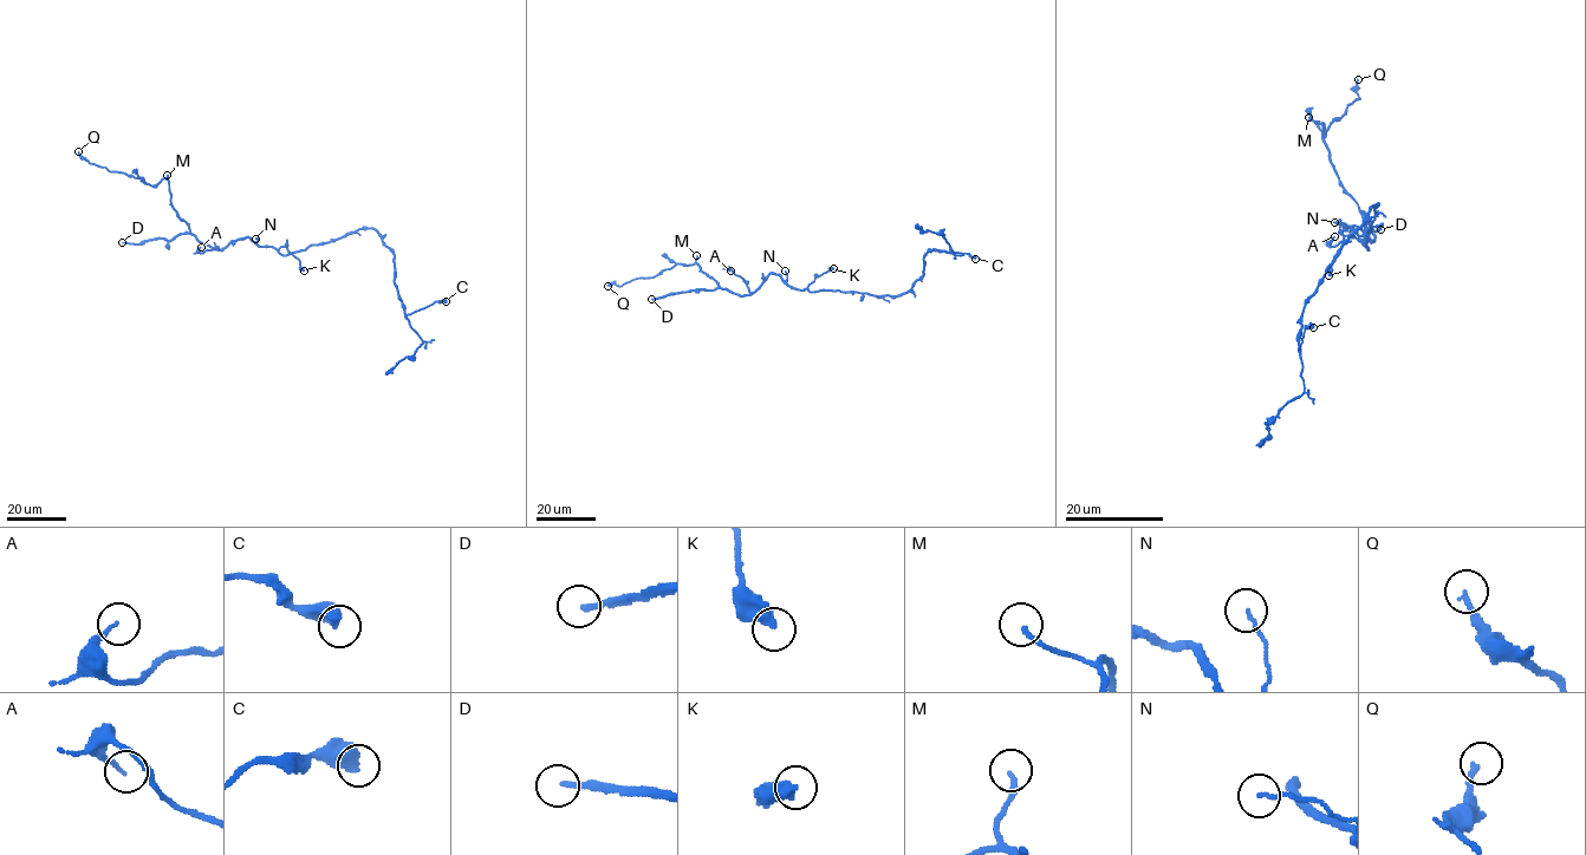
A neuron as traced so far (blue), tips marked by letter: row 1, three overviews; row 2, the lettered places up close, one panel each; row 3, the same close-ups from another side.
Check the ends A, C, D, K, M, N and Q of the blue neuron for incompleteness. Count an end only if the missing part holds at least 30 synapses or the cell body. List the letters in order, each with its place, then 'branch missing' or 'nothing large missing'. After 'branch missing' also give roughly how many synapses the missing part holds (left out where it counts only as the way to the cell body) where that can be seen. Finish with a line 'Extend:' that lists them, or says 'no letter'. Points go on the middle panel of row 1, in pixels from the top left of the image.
A: (730, 271) | nothing large missing
C: (975, 259) | nothing large missing
D: (651, 299) | branch missing | 350 syn
K: (833, 268) | nothing large missing
M: (696, 255) | nothing large missing
N: (785, 271) | nothing large missing
Q: (608, 286) | nothing large missing
Extend: D

